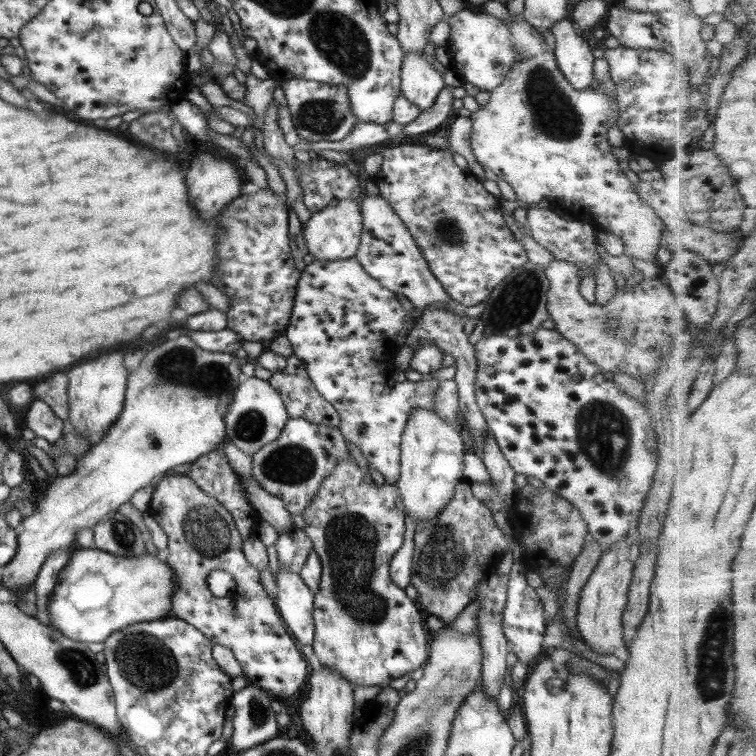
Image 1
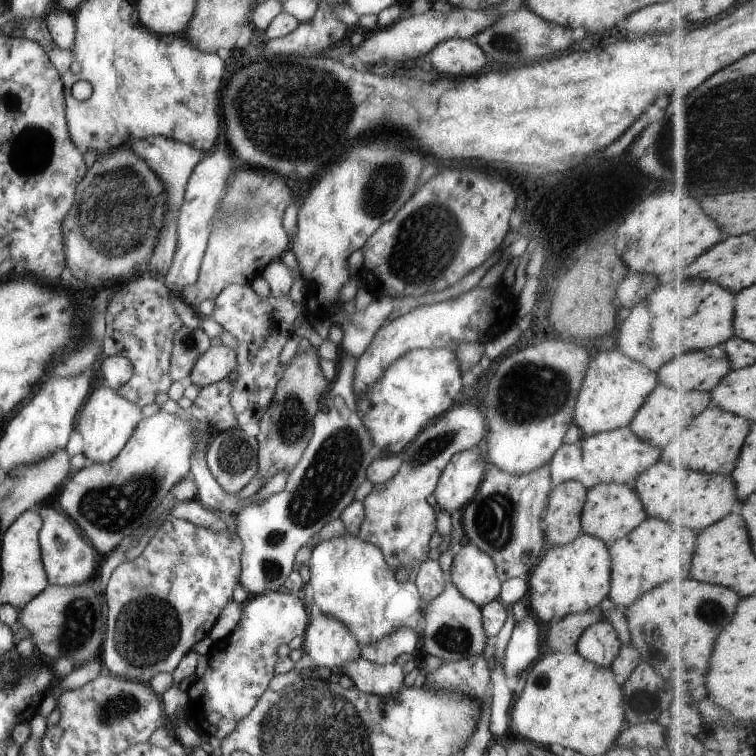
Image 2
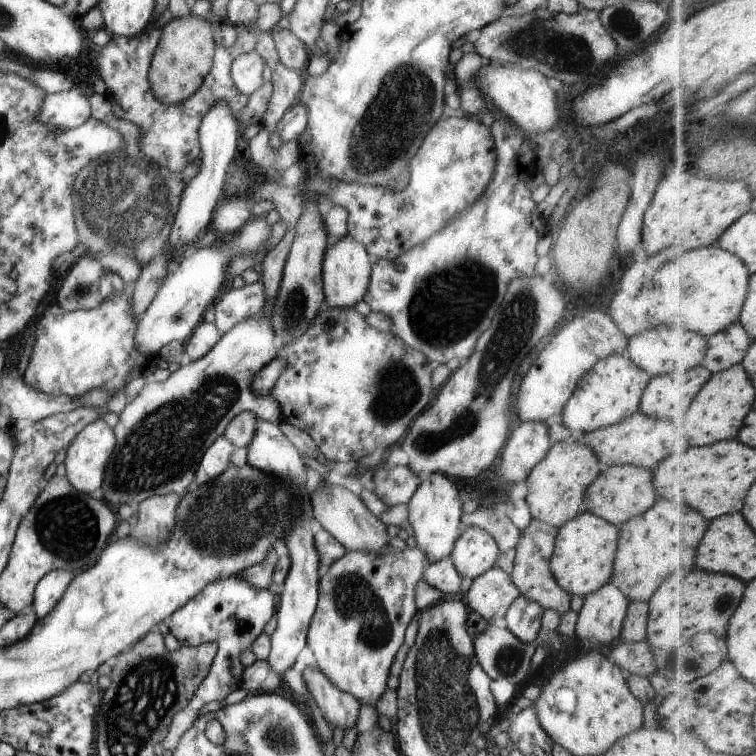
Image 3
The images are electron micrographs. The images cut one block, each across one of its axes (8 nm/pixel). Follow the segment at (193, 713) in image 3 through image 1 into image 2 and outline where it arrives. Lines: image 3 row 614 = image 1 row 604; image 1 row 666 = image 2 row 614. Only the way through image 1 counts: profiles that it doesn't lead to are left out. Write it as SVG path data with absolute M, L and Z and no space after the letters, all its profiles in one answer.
M282 589L278 591L270 591L264 593L263 595L251 596L241 607L241 620L238 626L227 636L224 640L220 642L216 642L213 644L212 650L208 653L208 667L206 668L206 673L202 678L194 680L192 684L187 689L188 695L188 704L186 706L187 710L191 710L193 714L197 718L197 722L190 722L190 726L196 726L199 732L205 735L216 736L216 738L220 738L223 740L226 736L228 736L236 727L237 724L249 714L249 712L255 707L255 704L258 702L258 699L269 689L268 683L272 678L274 678L275 674L275 664L278 660L277 648L282 645L287 645L292 638L295 636L304 636L307 626L309 625L309 616L308 616L308 607L306 606L306 602L301 600L301 597L298 594L290 593L288 590Z

